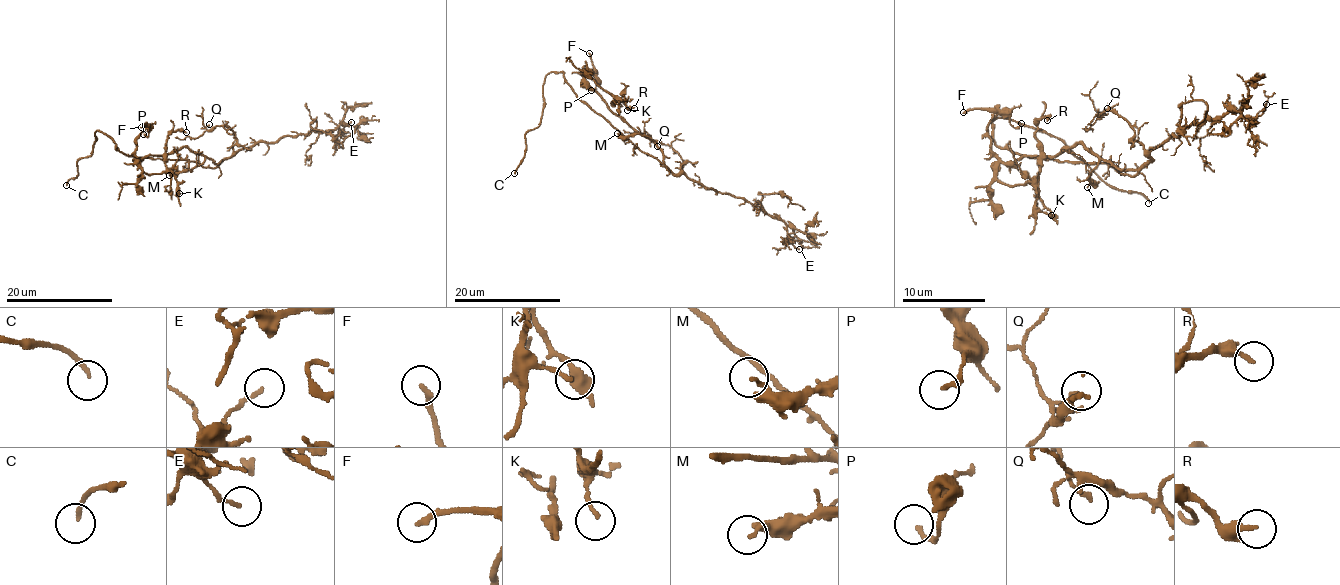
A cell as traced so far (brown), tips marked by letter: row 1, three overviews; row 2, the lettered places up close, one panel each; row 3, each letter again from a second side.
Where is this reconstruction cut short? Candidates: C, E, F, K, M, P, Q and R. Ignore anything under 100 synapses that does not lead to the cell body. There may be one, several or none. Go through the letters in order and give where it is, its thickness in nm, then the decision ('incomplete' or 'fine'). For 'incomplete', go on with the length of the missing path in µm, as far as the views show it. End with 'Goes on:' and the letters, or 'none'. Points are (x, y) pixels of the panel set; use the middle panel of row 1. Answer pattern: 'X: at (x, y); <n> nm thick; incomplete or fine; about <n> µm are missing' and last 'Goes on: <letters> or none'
C: at (514, 173); 150 nm thick; incomplete; about 3 µm are missing
E: at (799, 249); 130 nm thick; fine
F: at (589, 53); 200 nm thick; fine
K: at (627, 110); 130 nm thick; fine
M: at (617, 133); 140 nm thick; fine
P: at (591, 90); 170 nm thick; fine
Q: at (657, 146); 130 nm thick; fine
R: at (634, 108); 240 nm thick; fine
Goes on: C

